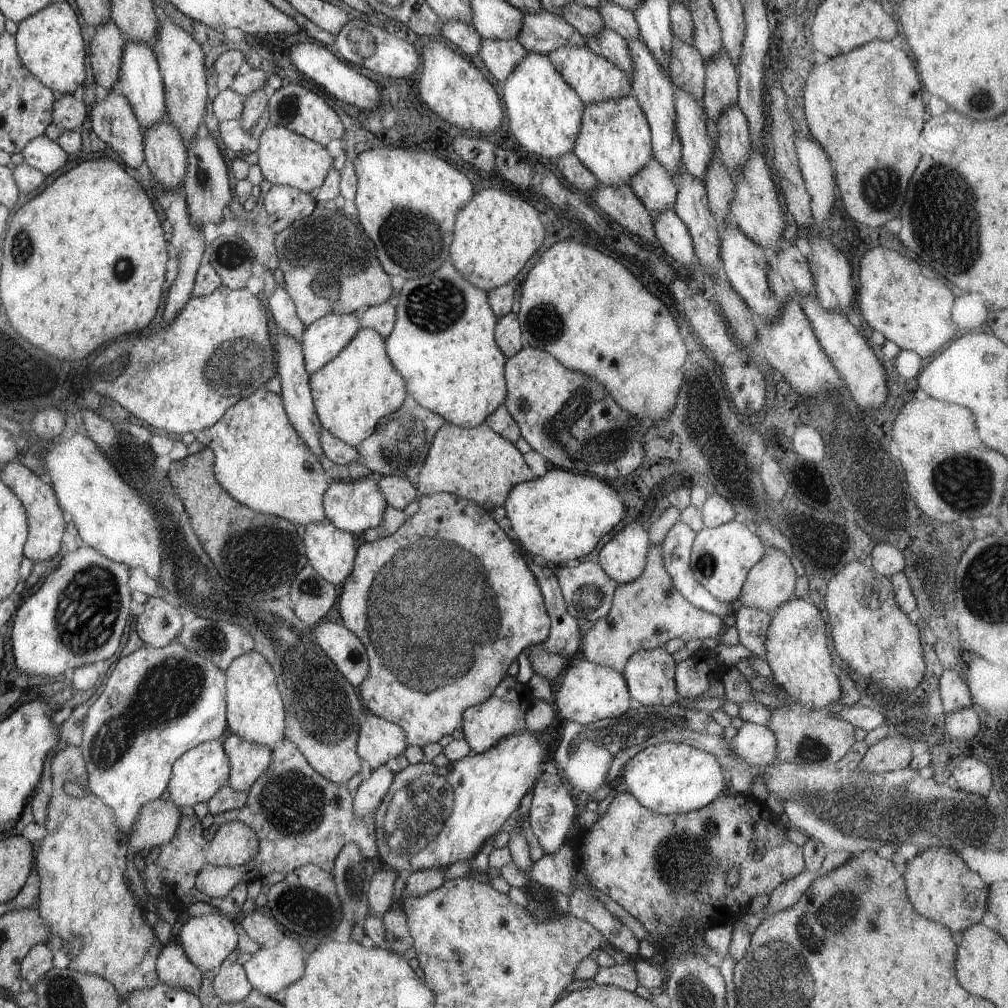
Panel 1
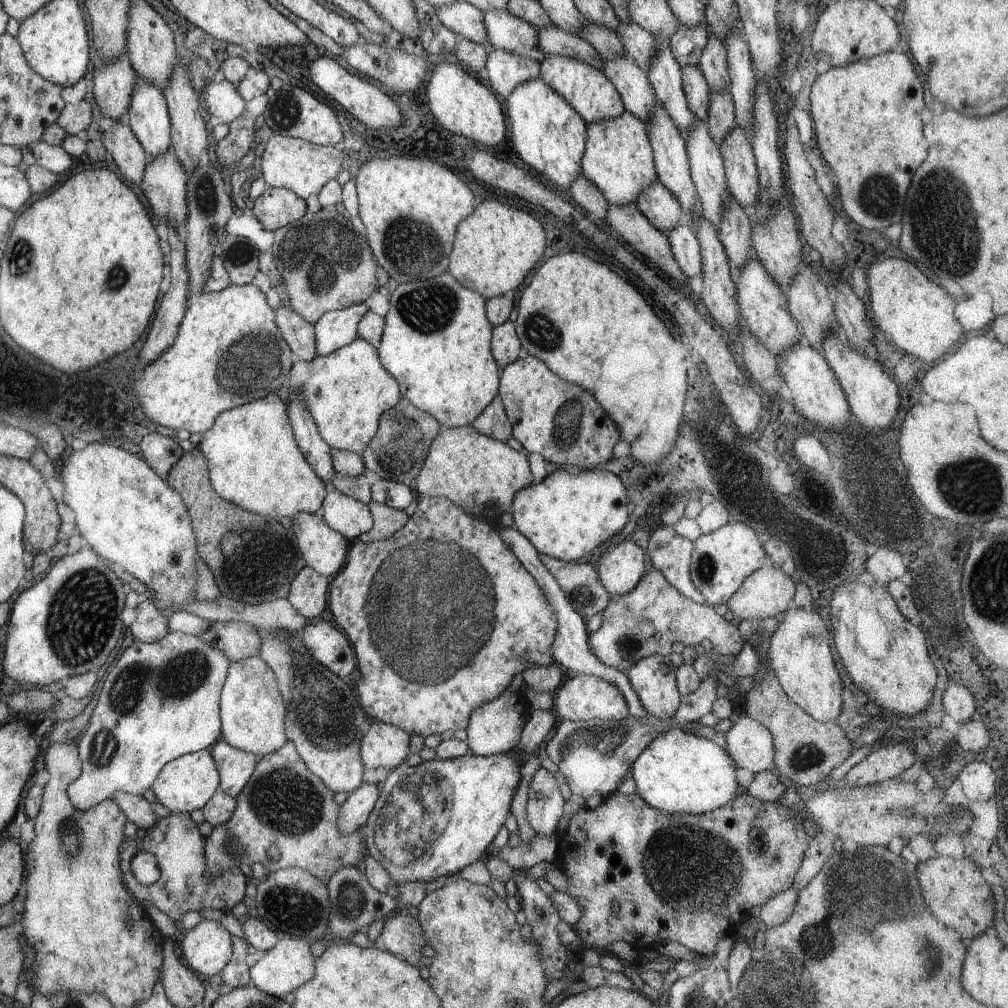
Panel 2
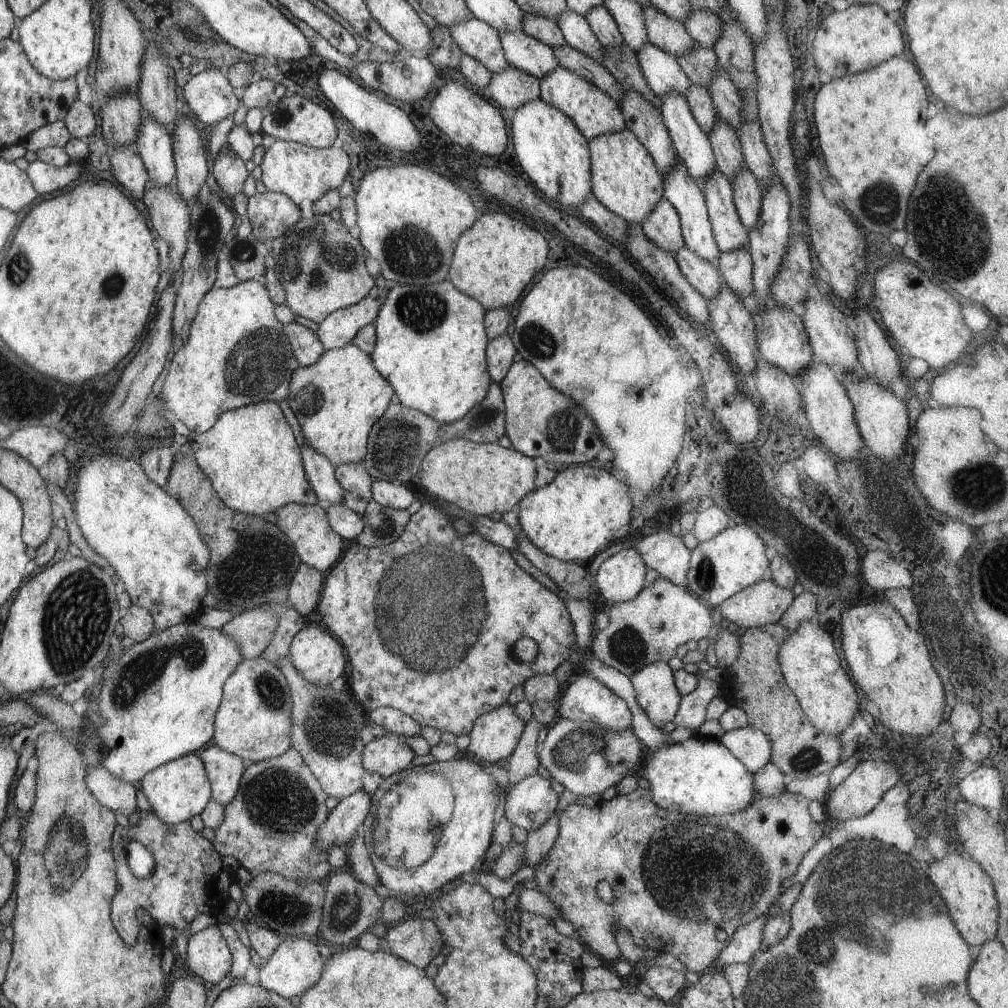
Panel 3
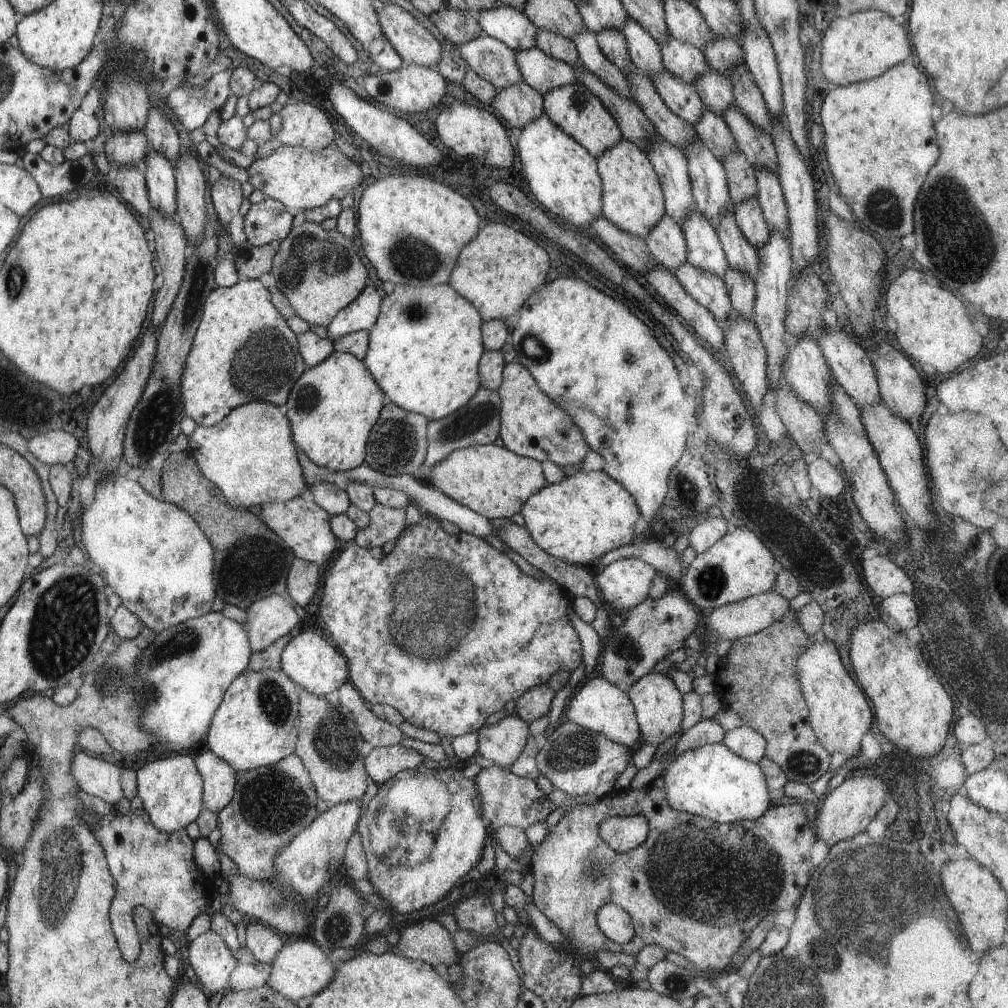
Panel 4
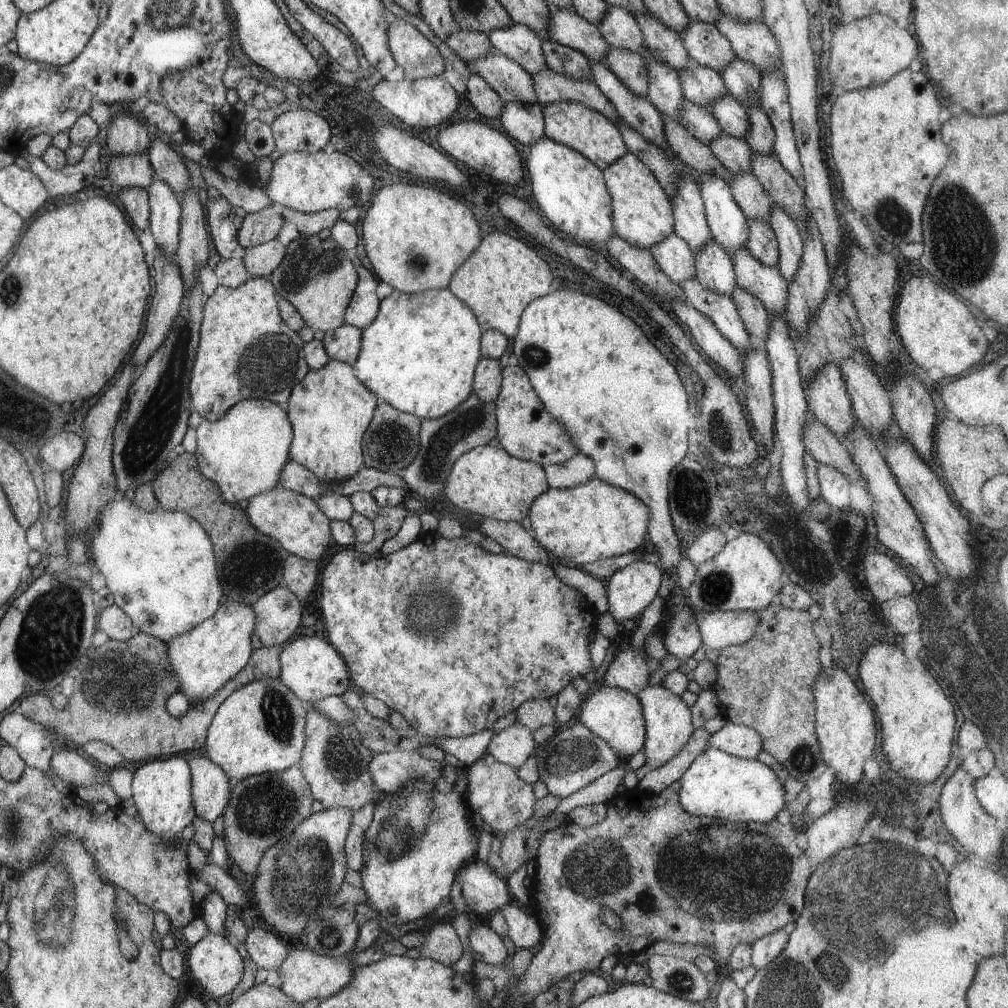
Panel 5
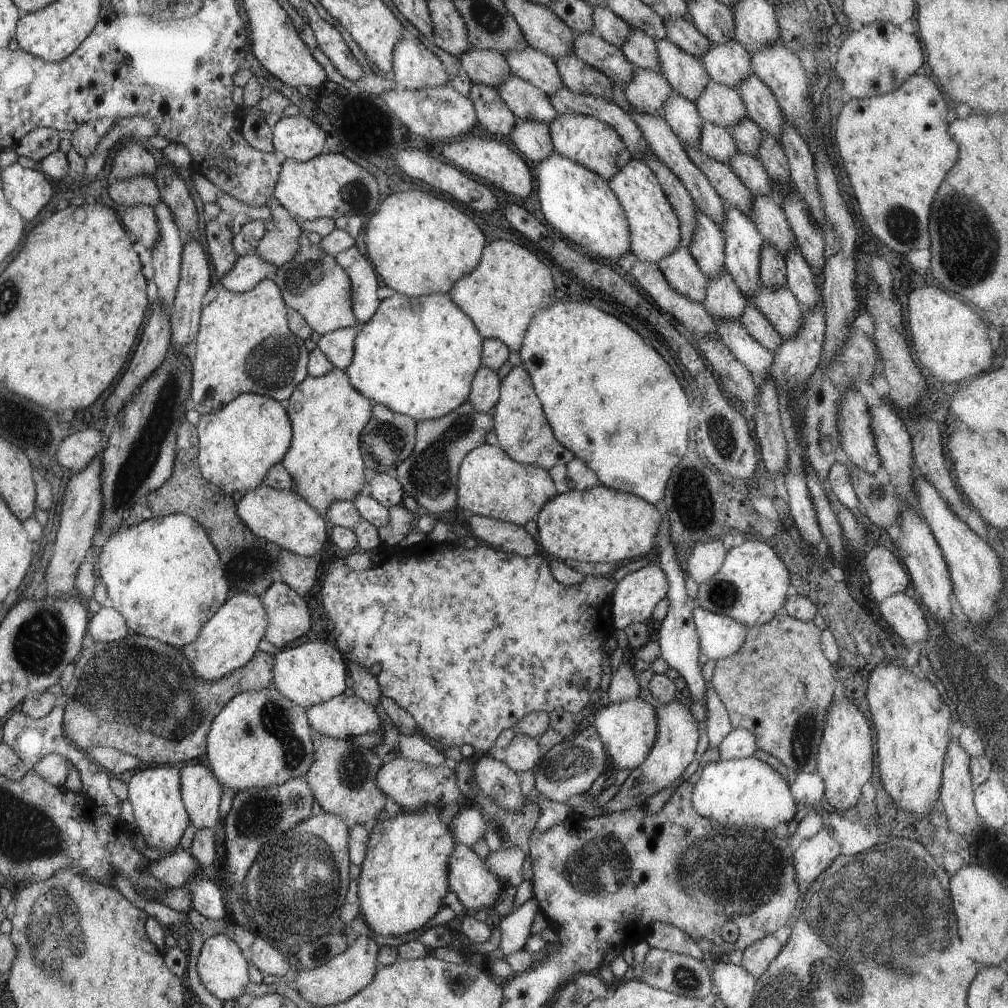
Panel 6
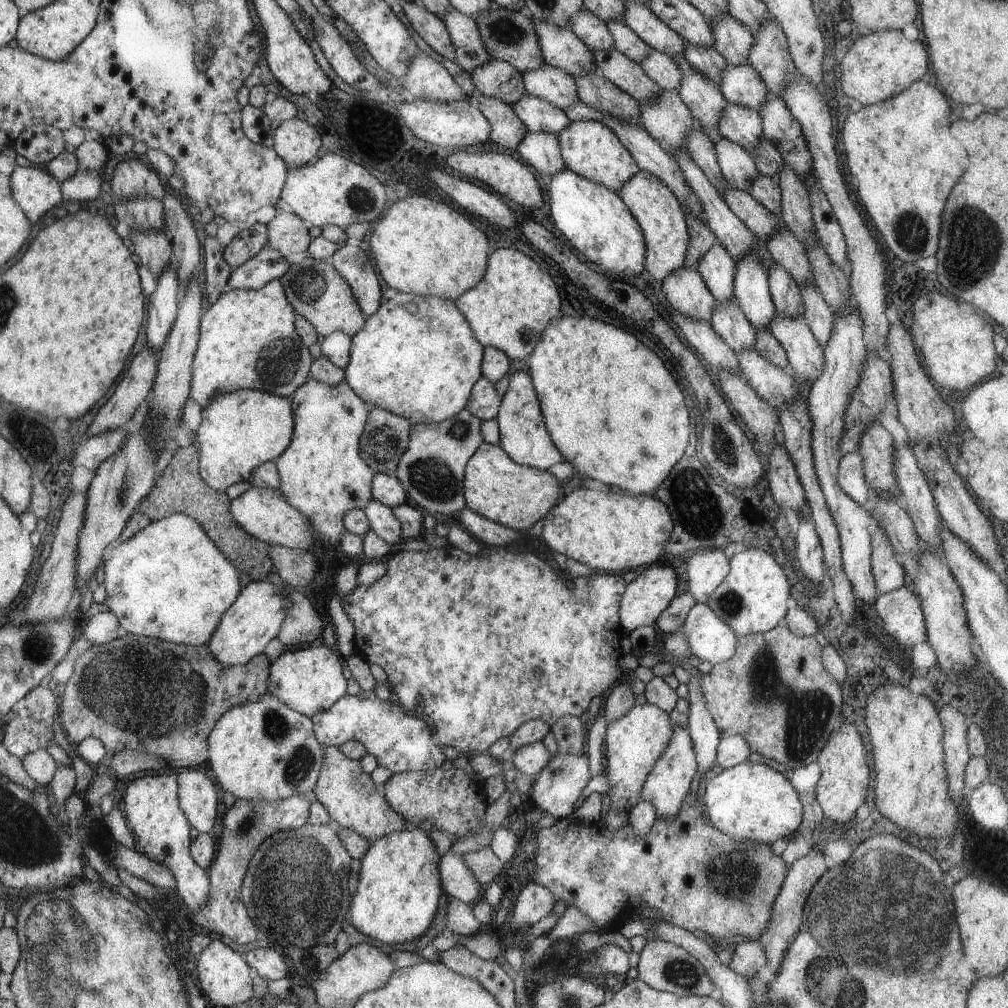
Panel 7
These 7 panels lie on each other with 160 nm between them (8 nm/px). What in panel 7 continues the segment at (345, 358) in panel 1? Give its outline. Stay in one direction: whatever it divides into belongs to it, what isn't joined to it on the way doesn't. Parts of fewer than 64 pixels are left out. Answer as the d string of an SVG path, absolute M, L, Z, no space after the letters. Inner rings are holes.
M311 378L292 397L296 420L292 444L273 460L281 479L278 489L287 502L307 516L320 540L328 546L338 546L347 532L344 515L352 509L364 510L373 499L371 486L375 474L362 460L359 447L371 406L346 381L330 386Z

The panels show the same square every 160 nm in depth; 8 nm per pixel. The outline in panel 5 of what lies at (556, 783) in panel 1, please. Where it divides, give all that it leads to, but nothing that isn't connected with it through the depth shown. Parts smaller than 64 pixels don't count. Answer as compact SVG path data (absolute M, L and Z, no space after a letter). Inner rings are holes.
M480 759L469 766L468 786L462 795L466 804L478 821L484 821L496 834L504 835L523 824L532 816L537 799L532 792L532 785L524 782L513 766Z

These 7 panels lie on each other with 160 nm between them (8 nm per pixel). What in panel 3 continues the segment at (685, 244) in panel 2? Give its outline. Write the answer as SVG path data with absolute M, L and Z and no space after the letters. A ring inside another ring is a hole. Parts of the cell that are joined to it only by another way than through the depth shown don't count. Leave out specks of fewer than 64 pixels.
M686 246L676 250L675 256L684 278L702 294L703 298L706 298L706 301L712 300L723 284L719 269L704 258L700 258L698 254L694 254L692 250L688 250Z

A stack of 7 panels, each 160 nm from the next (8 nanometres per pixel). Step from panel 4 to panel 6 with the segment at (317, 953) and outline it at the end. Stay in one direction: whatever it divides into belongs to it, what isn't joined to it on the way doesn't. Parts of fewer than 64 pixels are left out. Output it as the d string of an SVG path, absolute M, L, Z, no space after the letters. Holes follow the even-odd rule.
M361 935L355 940L353 946L331 958L327 963L315 969L302 967L302 970L298 970L295 979L296 986L293 984L293 987L298 990L304 1000L313 1004L314 1007L343 1003L372 982L379 966L376 961L379 949L379 944L374 942L373 938Z

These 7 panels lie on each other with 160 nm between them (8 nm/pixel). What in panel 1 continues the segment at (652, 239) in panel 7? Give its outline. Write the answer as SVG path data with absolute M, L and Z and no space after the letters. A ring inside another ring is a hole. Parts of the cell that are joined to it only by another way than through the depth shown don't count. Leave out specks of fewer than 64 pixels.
M630 95L620 100L606 99L585 105L573 152L578 160L596 177L600 185L608 185L609 187L628 185L630 179L653 158L649 124L637 98Z

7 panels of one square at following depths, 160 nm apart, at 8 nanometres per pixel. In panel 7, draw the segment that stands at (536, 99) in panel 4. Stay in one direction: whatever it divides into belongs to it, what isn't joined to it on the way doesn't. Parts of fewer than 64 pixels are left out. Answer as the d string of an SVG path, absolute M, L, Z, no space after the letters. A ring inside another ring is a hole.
M528 133L518 145L518 156L522 162L542 176L555 176L567 166L563 159L559 140L552 133Z

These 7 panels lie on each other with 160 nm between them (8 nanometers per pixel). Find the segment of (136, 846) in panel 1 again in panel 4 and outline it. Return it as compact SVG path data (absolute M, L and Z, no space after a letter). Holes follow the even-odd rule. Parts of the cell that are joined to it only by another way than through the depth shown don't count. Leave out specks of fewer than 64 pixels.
M77 750L73 756L71 773L79 788L104 802L116 805L124 797L121 785L121 768Z

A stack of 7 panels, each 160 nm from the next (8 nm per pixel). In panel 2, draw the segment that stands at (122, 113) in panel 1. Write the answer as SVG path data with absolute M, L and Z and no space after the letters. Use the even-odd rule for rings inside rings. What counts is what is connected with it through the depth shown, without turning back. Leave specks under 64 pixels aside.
M114 122L110 130L103 132L102 142L120 174L132 184L141 184L148 168L148 155L128 122Z

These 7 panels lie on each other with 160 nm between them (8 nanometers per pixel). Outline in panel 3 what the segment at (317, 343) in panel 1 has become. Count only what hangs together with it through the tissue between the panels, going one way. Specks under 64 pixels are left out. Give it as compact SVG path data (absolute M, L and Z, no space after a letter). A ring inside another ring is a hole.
M366 295L360 302L330 313L316 332L324 348L339 349L350 344L361 328L373 324L380 307L377 298Z

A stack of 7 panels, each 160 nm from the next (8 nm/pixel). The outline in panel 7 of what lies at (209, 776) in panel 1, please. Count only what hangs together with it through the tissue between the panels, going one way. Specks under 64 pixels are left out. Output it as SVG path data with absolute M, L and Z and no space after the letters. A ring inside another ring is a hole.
M148 774L132 780L121 804L129 829L134 835L138 852L154 862L168 867L175 878L175 887L186 906L197 911L208 902L210 885L206 870L198 866L190 856L190 821L185 811L178 806L176 798L176 776L174 774Z

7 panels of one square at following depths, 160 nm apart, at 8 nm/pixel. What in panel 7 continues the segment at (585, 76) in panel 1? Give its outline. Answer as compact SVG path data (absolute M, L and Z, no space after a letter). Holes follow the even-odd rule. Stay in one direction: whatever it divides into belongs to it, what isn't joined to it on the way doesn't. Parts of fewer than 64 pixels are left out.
M572 121L557 134L568 170L619 192L625 182L638 171L637 162L620 142L615 132L600 121Z

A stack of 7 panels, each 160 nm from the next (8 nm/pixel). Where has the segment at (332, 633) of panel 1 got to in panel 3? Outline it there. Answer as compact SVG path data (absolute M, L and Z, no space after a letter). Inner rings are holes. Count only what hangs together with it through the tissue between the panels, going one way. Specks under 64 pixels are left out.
M306 623L293 638L288 658L308 682L318 687L330 685L346 670L340 641L318 628L318 624Z

